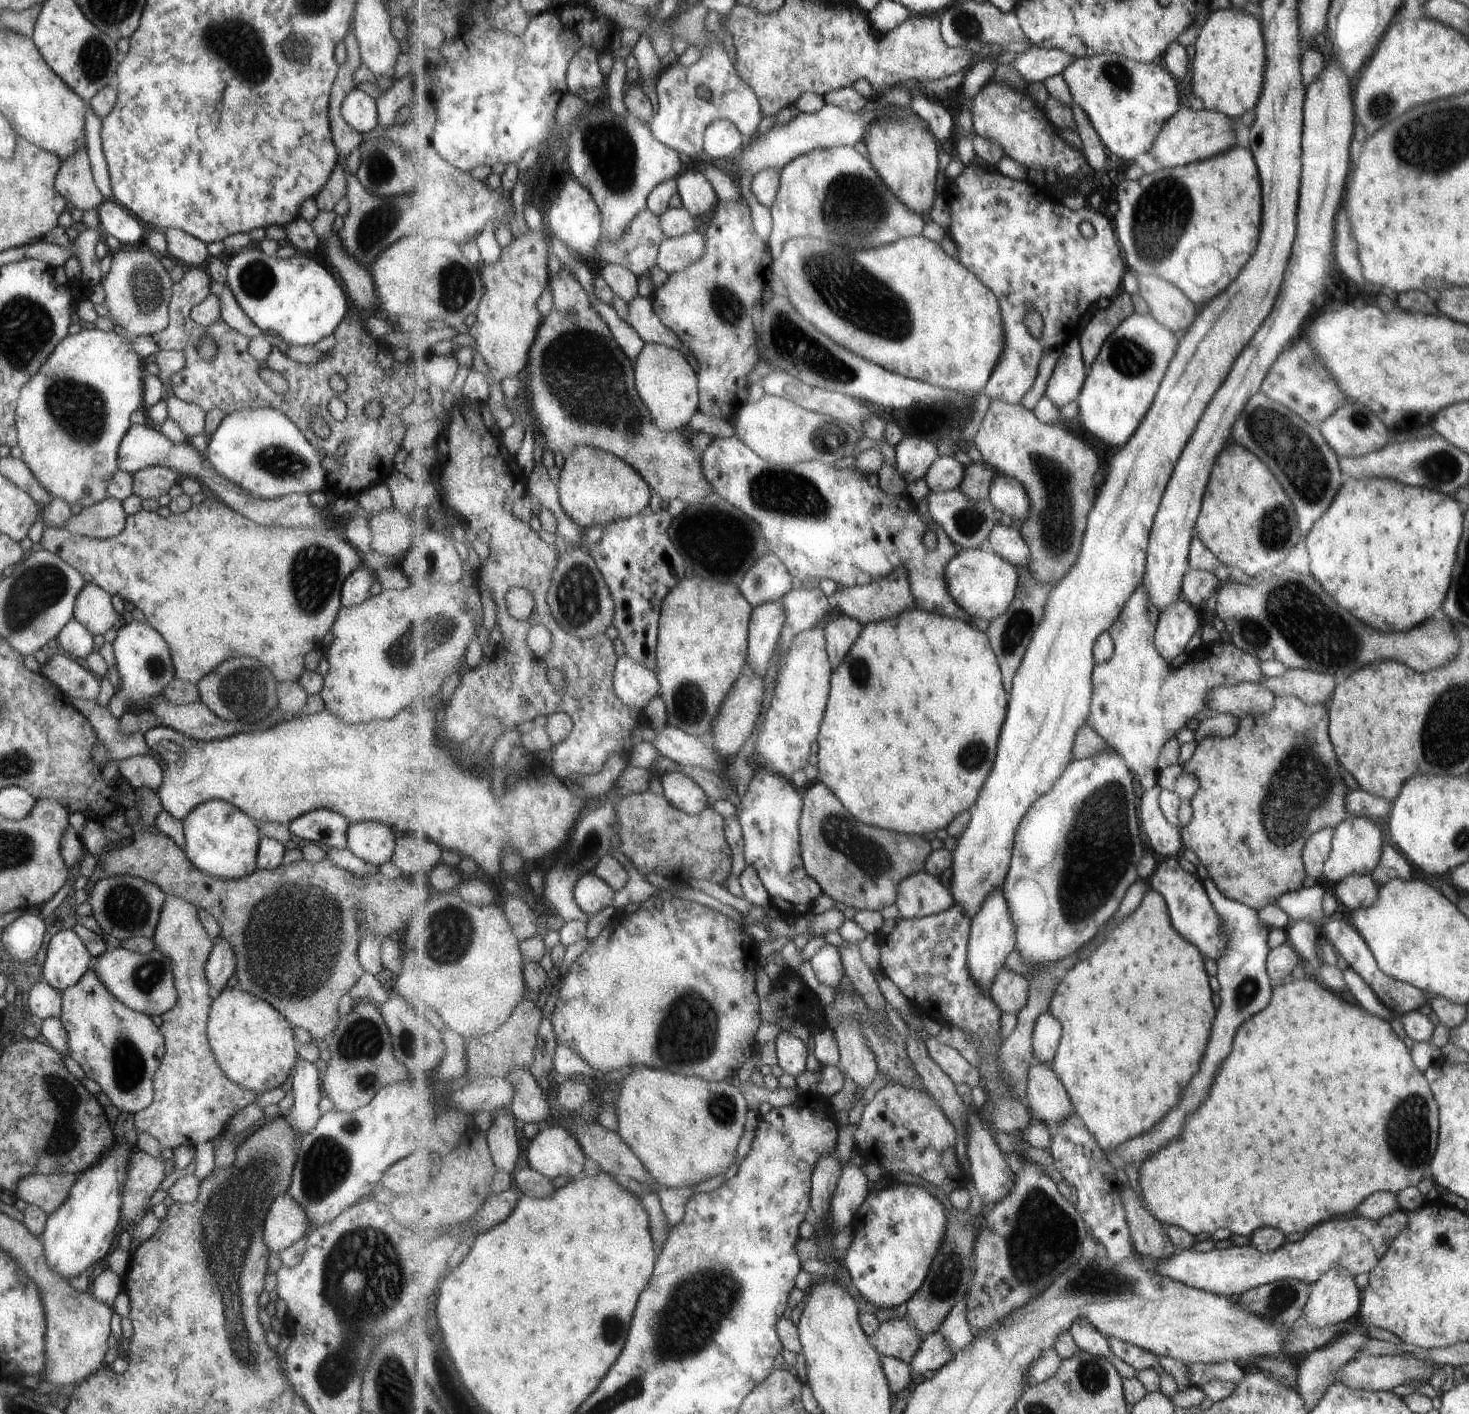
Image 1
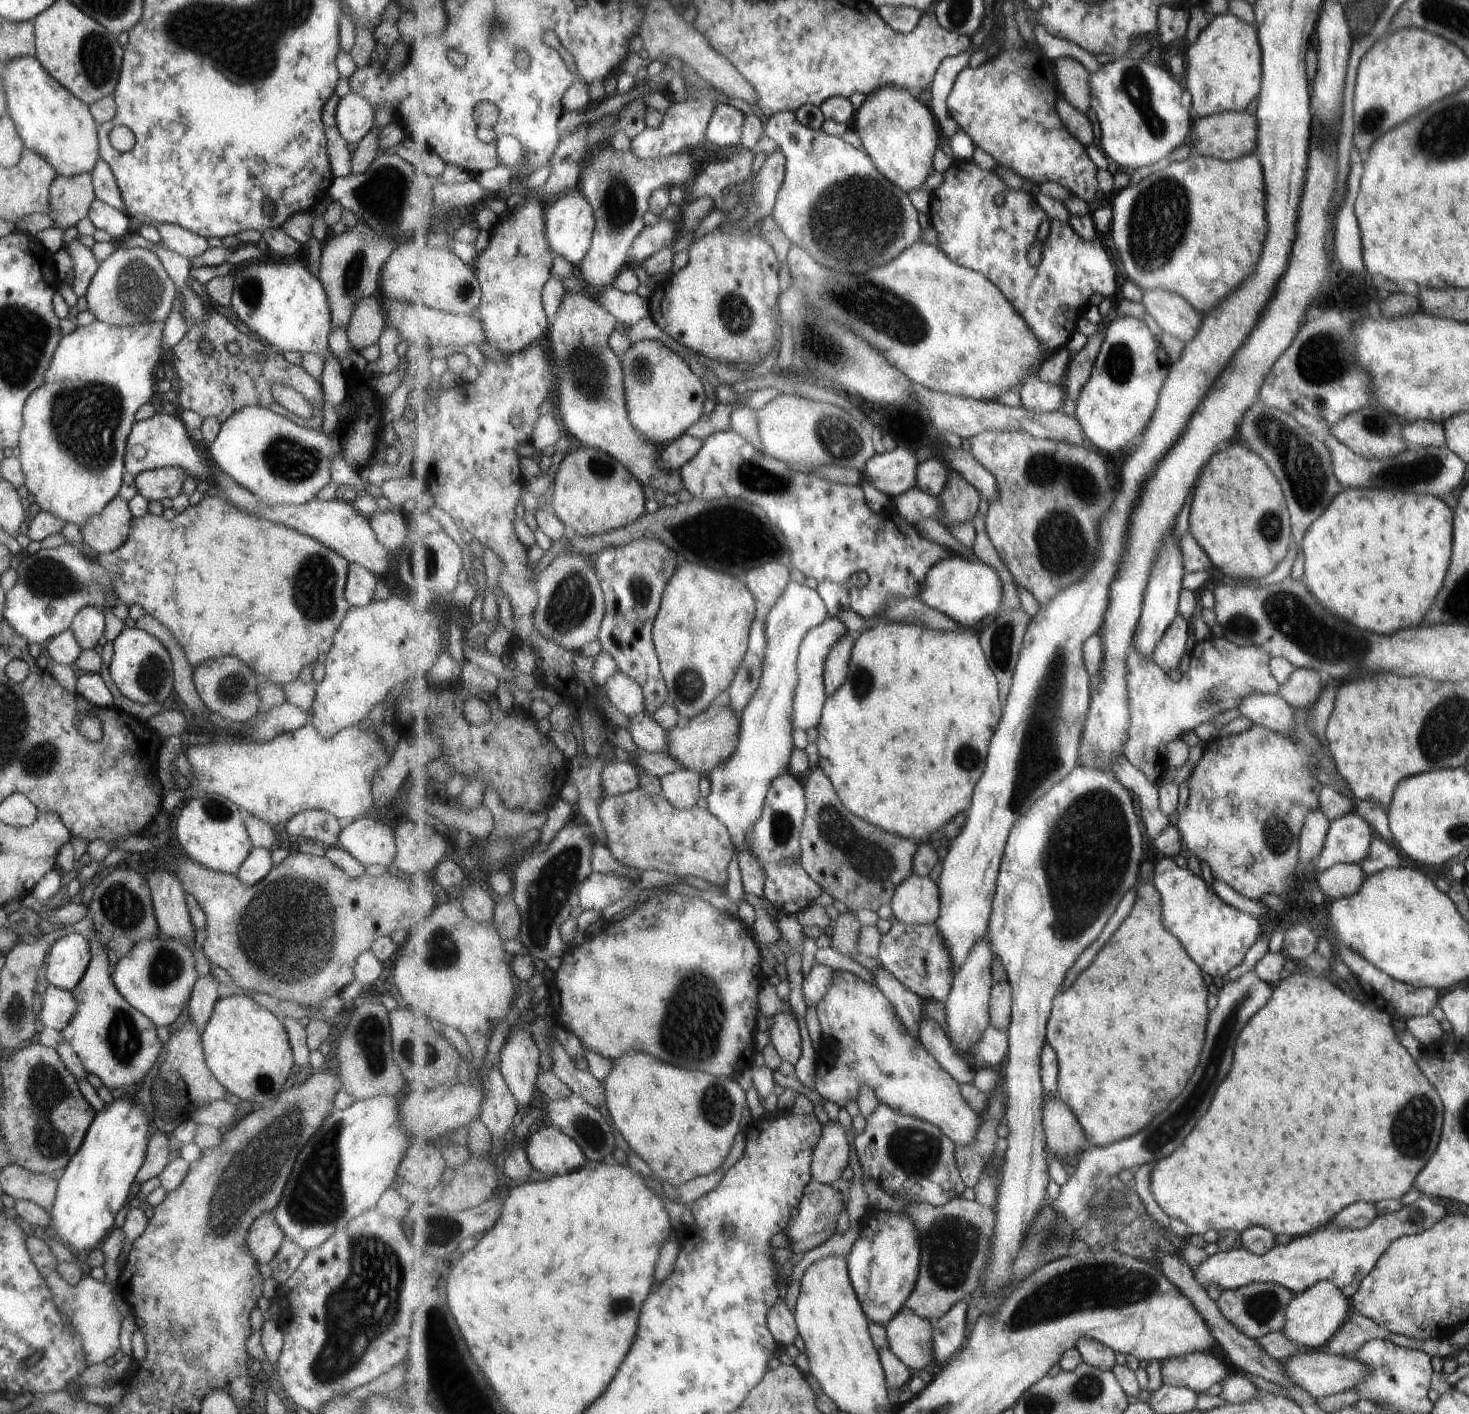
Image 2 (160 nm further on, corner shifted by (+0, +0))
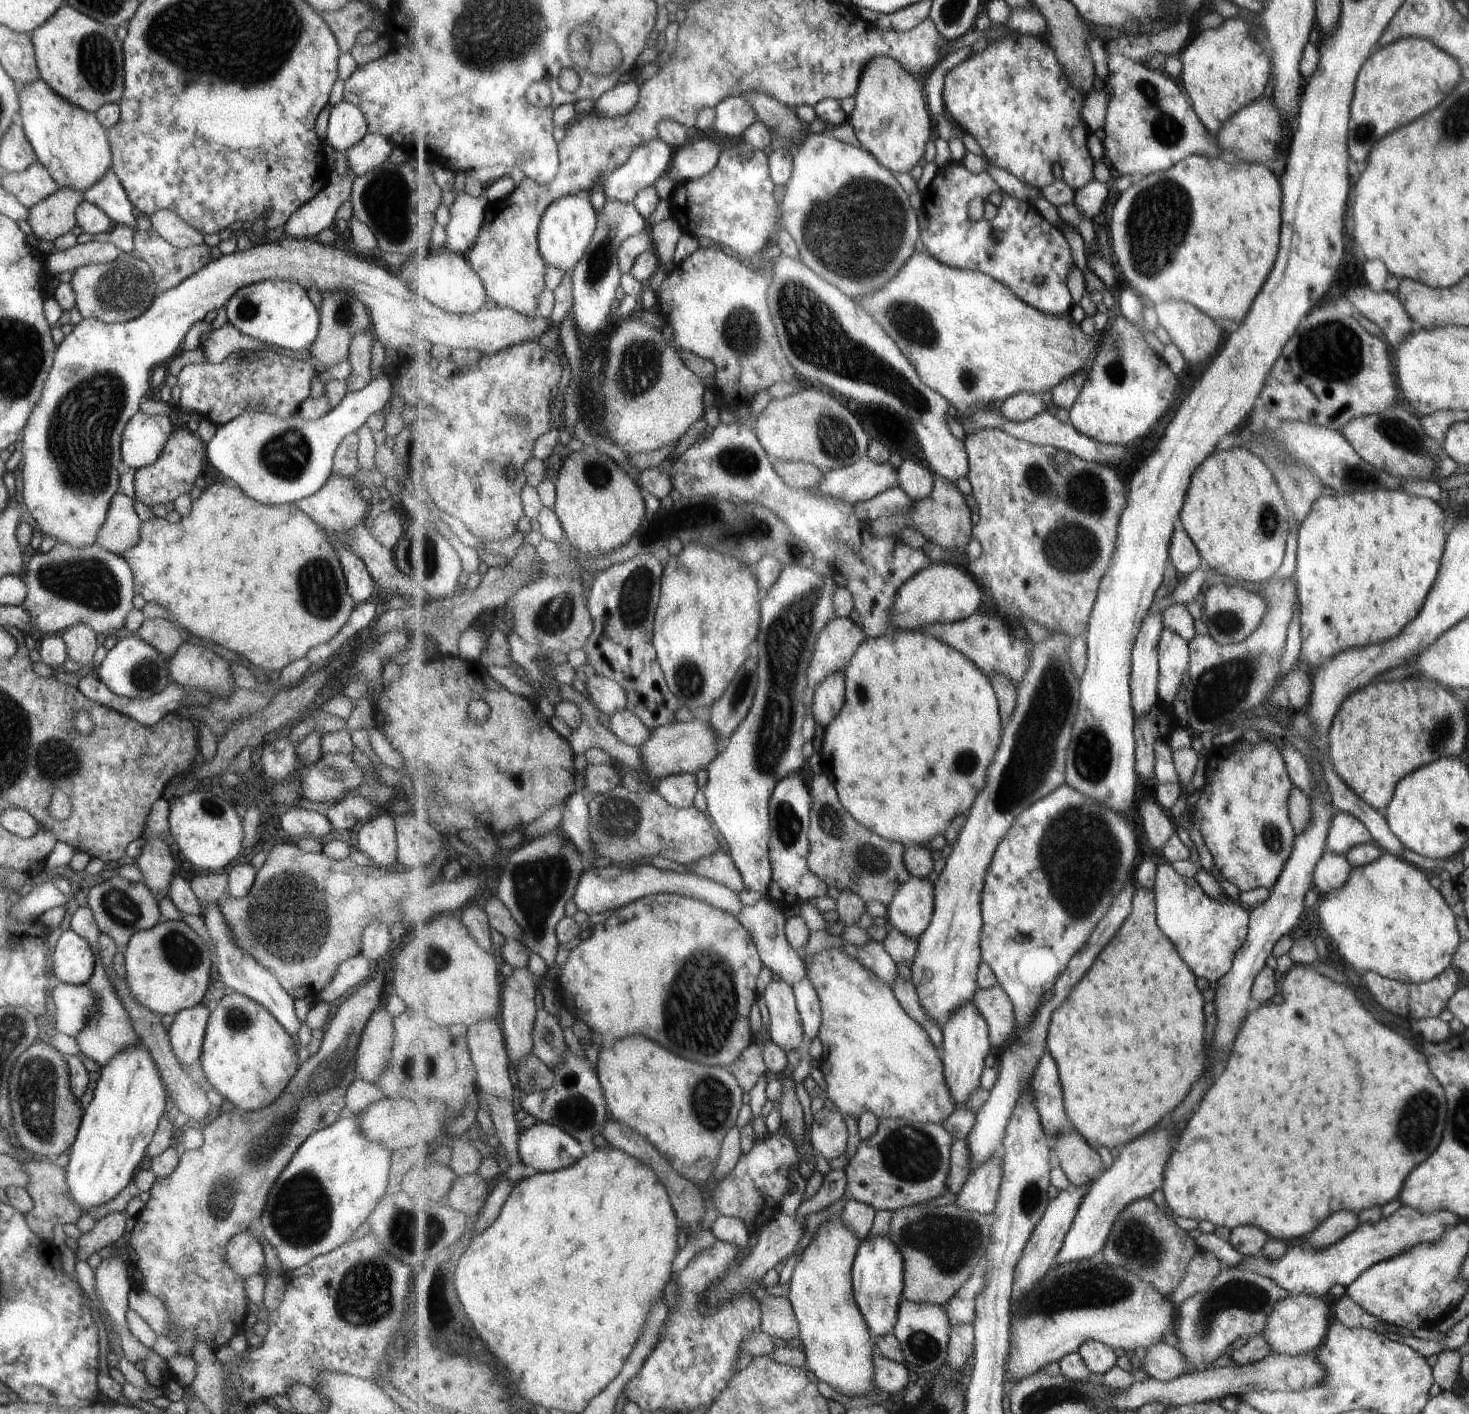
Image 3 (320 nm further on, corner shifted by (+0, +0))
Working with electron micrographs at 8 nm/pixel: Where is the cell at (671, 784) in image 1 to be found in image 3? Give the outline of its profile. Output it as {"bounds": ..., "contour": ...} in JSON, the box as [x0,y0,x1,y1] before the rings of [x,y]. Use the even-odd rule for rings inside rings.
{"bounds":[656,773,699,809],"contour":[[[695,773],[672,775],[656,781],[656,784],[657,792],[672,806],[689,809],[695,804],[695,798],[699,792]]]}

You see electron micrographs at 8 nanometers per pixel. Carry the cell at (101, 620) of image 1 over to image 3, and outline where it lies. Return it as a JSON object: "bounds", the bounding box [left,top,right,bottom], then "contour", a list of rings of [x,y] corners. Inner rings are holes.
{"bounds":[59,623,98,665],"contour":[[[77,623],[67,627],[59,635],[64,642],[67,658],[78,665],[91,665],[91,656],[98,646],[95,642],[96,632],[83,623]]]}

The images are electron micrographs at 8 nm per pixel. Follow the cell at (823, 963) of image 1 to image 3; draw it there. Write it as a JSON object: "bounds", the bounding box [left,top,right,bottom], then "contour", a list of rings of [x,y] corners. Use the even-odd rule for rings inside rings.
{"bounds":[793,978,823,1040],"contour":[[[808,978],[793,988],[796,994],[797,1008],[800,1010],[805,1036],[807,1039],[813,1040],[820,1033],[823,1019],[823,1004],[820,1002],[819,996]]]}

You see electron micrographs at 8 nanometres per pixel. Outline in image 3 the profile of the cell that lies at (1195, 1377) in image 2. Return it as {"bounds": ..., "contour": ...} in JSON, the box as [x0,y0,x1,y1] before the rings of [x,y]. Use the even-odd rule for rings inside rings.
{"bounds":[1140,1342,1197,1382],"contour":[[[1159,1342],[1151,1348],[1147,1348],[1144,1362],[1140,1363],[1141,1368],[1148,1377],[1161,1380],[1161,1382],[1175,1381],[1175,1378],[1183,1374],[1195,1374],[1197,1368],[1189,1366],[1189,1360],[1173,1346]]]}

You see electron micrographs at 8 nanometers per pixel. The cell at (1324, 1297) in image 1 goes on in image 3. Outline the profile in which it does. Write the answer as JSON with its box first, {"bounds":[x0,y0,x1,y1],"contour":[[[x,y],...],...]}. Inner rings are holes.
{"bounds":[1260,1295,1330,1356],"contour":[[[1288,1295],[1273,1306],[1260,1336],[1267,1342],[1273,1354],[1283,1354],[1283,1356],[1313,1354],[1324,1342],[1330,1317],[1327,1305],[1319,1296]]]}

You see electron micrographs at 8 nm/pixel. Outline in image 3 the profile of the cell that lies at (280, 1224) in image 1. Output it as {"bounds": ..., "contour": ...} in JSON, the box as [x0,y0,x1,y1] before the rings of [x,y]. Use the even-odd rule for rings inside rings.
{"bounds":[224,1231,264,1279],"contour":[[[246,1231],[237,1233],[225,1243],[224,1263],[242,1279],[259,1273],[264,1266],[262,1246]]]}

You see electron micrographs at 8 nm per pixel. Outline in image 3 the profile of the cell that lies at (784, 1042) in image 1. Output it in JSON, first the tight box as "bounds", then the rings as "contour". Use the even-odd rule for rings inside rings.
{"bounds":[763,979,806,1052],"contour":[[[781,979],[771,981],[763,994],[770,1012],[771,1040],[787,1052],[800,1052],[806,1039],[794,988]]]}

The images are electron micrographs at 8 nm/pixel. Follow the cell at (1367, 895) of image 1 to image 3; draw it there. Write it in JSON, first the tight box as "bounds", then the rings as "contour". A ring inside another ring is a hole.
{"bounds":[1312,850,1351,895],"contour":[[[1325,850],[1315,864],[1312,885],[1320,895],[1337,890],[1349,878],[1349,870],[1351,868],[1343,855]]]}

